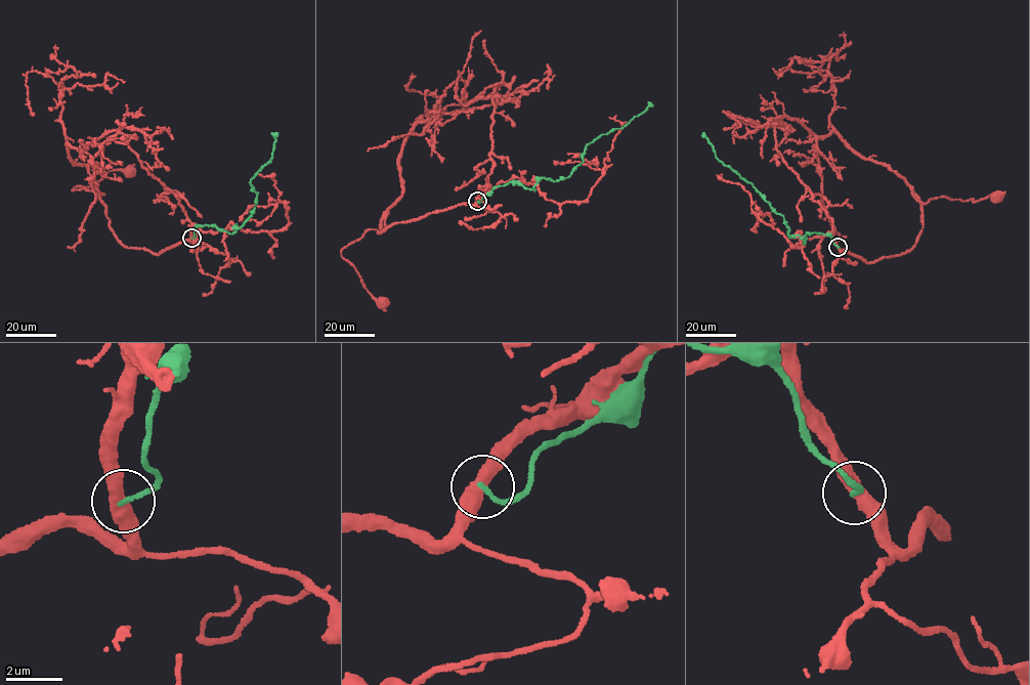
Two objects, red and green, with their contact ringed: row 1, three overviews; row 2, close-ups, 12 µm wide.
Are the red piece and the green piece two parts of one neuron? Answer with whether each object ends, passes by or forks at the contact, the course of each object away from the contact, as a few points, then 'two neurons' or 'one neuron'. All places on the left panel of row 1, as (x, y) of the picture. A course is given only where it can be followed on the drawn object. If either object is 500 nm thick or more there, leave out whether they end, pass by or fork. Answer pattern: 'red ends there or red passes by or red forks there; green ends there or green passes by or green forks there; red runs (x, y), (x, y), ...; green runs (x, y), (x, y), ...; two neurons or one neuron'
red passes by; green ends there; red runs (191, 239), (158, 254), (125, 247), (95, 185), (102, 193), (73, 190), (110, 171), (129, 172); green runs (191, 239), (206, 224), (231, 234), (251, 215), (258, 193), (250, 182), (271, 158), (271, 133); two neurons

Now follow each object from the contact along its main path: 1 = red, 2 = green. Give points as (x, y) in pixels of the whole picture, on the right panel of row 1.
1: (838, 248), (867, 262), (908, 251), (923, 224), (912, 190), (924, 203), (996, 198)
2: (838, 248), (821, 233), (806, 233), (804, 245), (798, 234), (788, 237), (784, 217), (719, 160), (702, 133)

